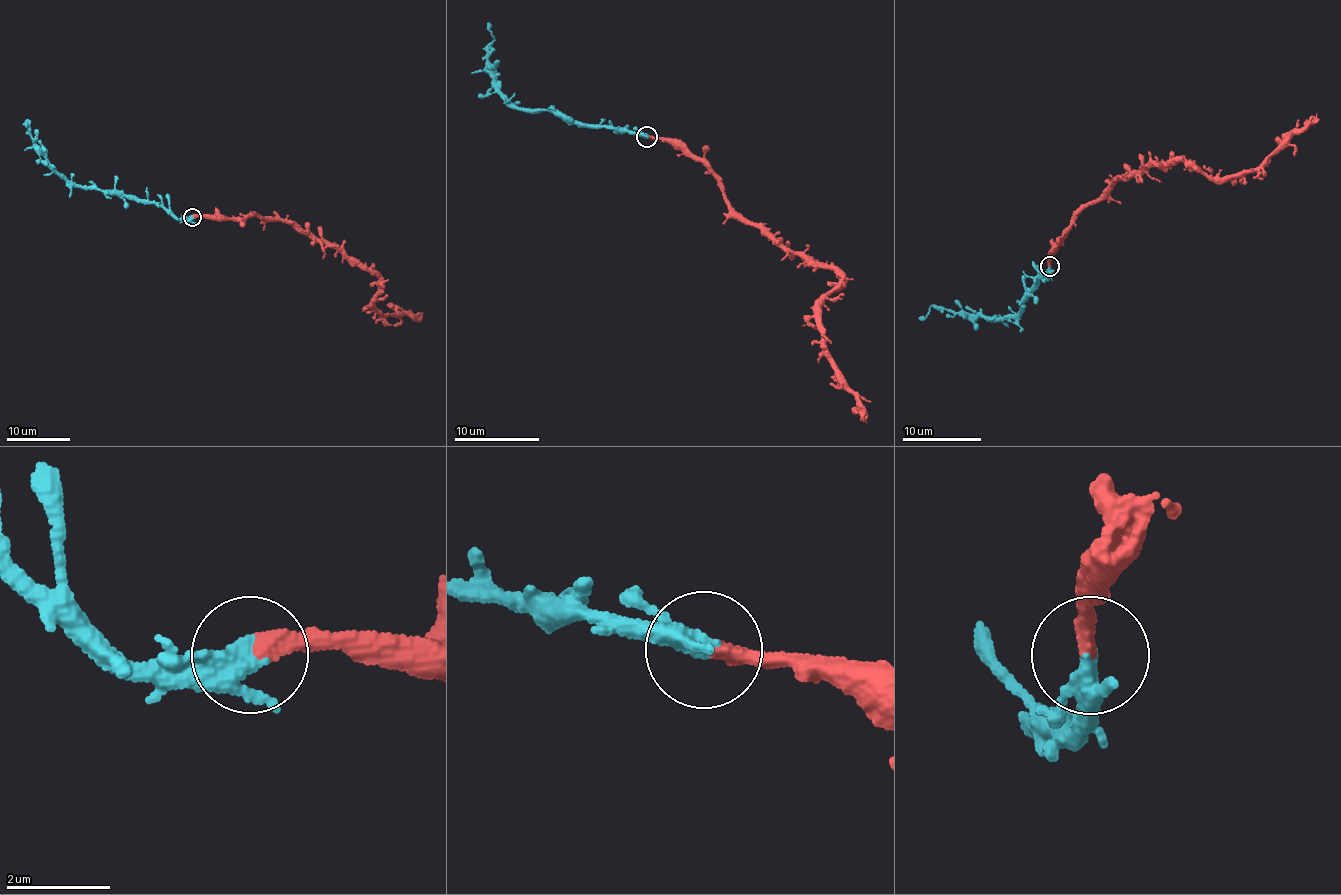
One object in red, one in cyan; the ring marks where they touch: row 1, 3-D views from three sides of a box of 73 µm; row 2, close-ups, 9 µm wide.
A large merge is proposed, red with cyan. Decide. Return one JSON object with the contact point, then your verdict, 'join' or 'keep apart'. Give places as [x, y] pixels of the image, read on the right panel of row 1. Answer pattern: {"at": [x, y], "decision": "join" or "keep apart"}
{"at": [1050, 266], "decision": "join"}

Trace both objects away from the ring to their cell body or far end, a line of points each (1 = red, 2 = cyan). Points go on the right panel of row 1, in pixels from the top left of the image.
1: (1049, 266), (1089, 202), (1123, 175), (1147, 162), (1193, 163), (1212, 177), (1261, 170), (1317, 113)
2: (1049, 266), (1050, 278), (1038, 279), (1024, 311), (1015, 316), (971, 318), (934, 308), (919, 319)

